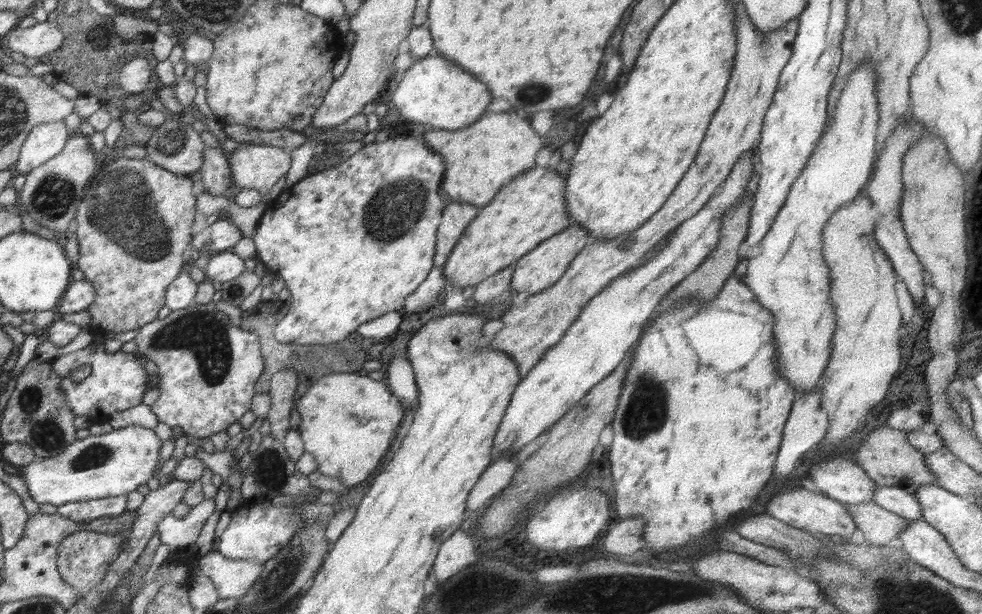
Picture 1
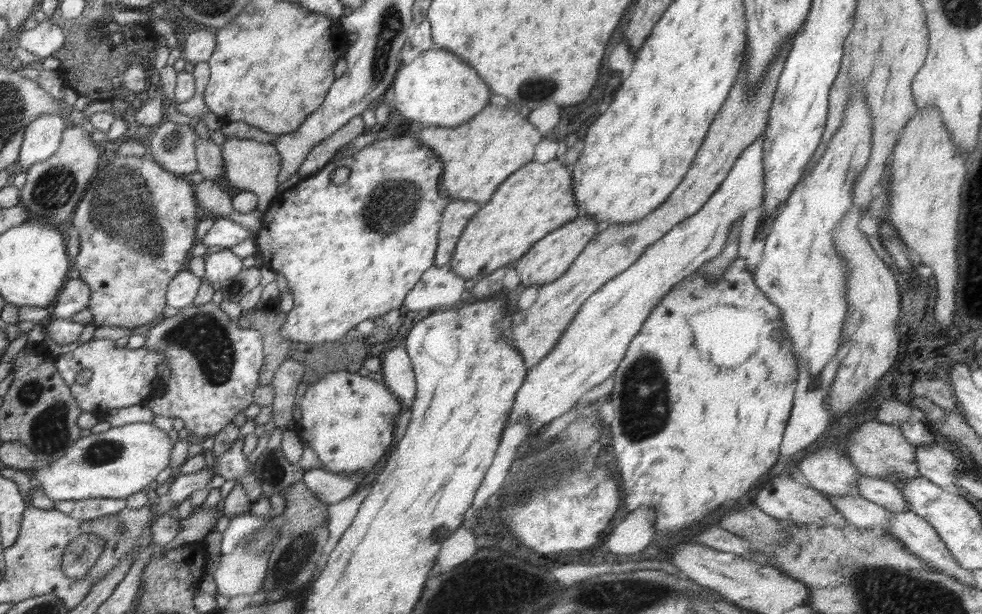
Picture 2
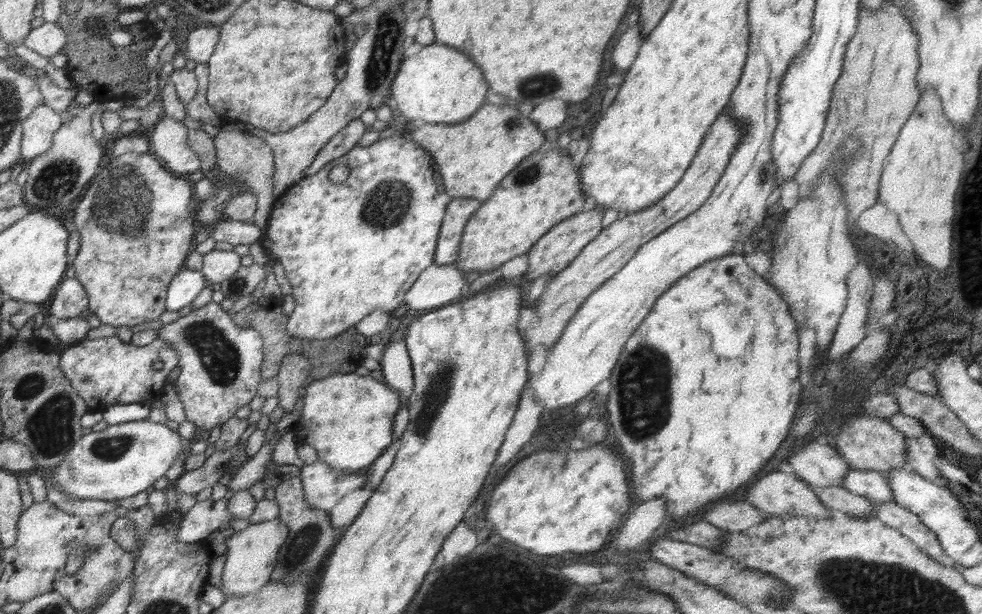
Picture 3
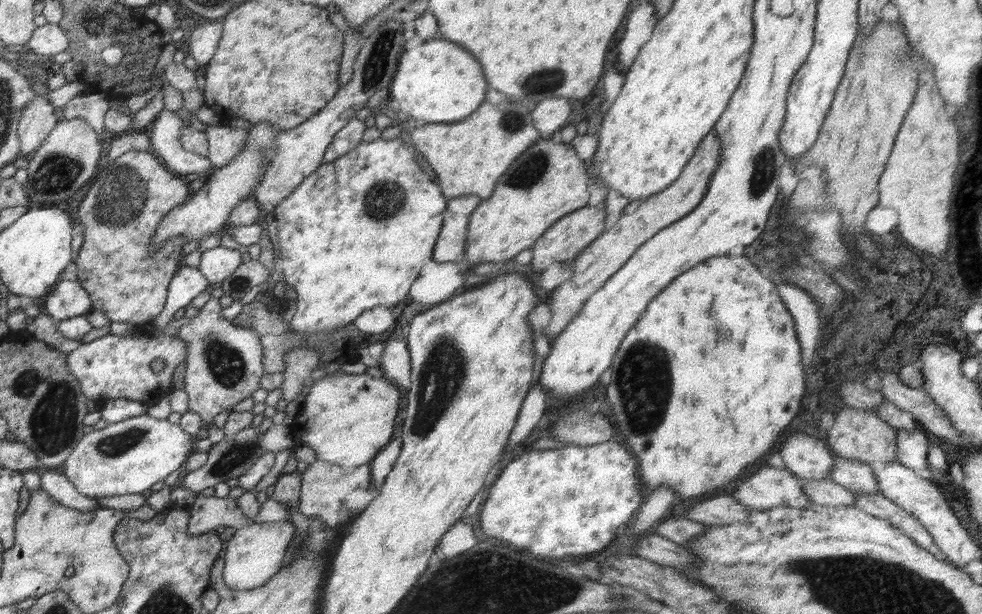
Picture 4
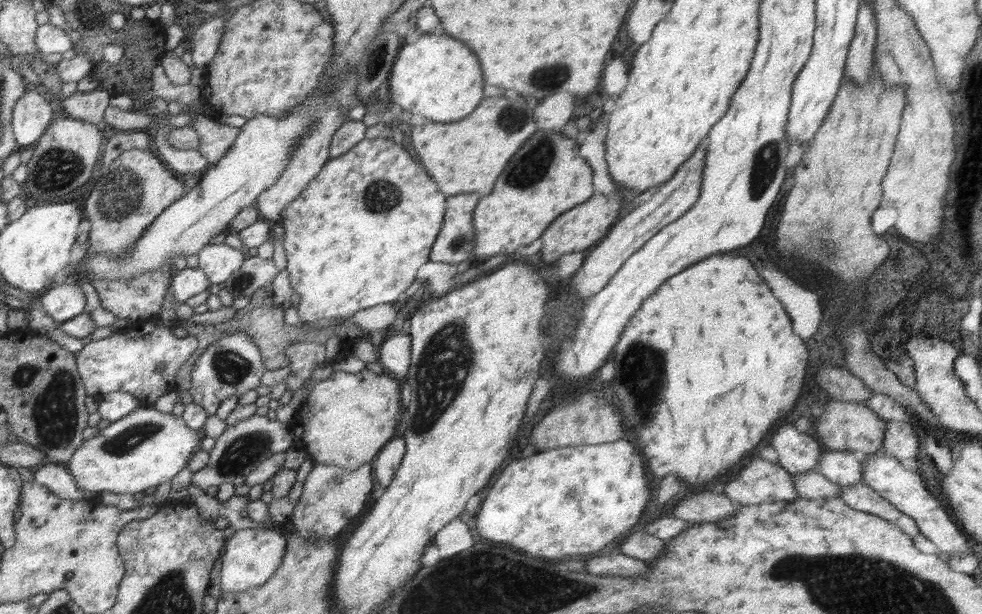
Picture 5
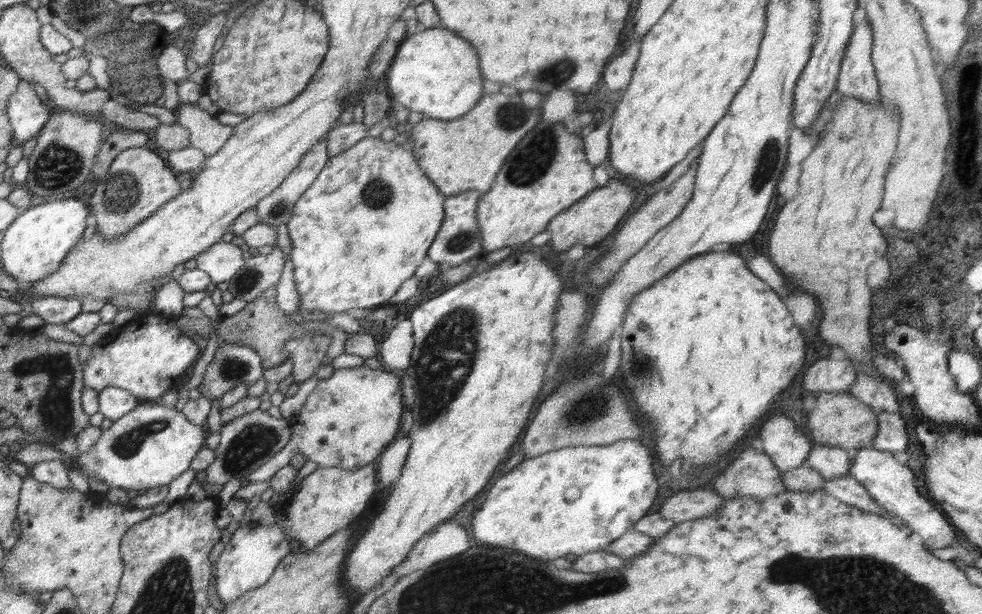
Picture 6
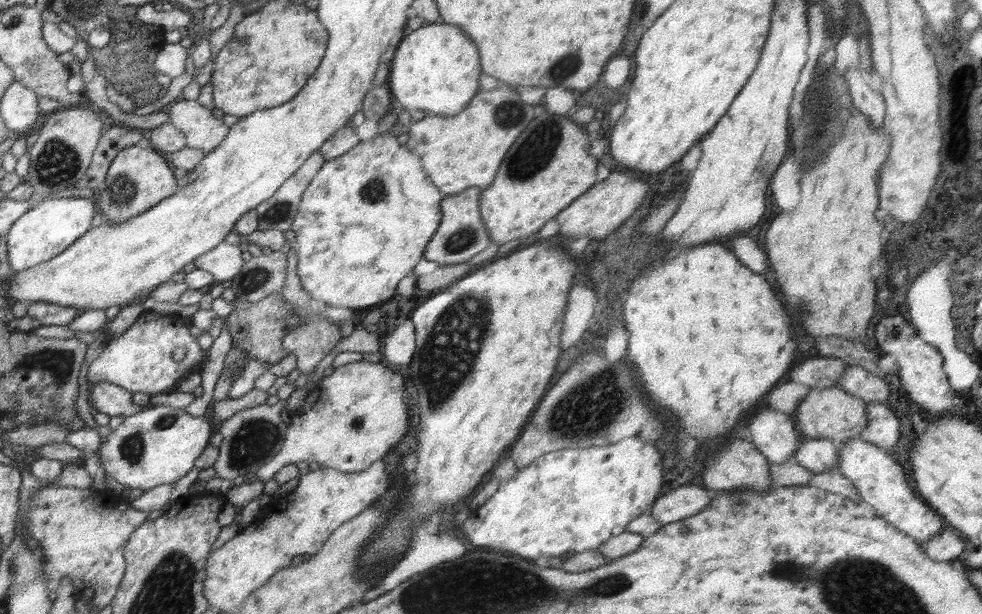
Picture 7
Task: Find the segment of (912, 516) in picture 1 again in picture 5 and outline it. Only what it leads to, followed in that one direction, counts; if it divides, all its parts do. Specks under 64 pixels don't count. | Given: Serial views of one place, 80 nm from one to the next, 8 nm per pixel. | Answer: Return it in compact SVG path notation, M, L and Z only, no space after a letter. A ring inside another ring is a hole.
M826 448L823 452L818 462L818 473L839 486L864 484L861 475L864 470L864 459L867 457L864 453L830 451Z

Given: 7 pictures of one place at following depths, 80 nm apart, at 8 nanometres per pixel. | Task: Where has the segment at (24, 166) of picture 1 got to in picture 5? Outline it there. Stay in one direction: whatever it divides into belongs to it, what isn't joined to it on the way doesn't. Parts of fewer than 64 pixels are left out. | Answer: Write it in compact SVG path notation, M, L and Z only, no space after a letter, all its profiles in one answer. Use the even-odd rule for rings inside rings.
M34 88L29 90L12 112L11 126L19 146L37 144L56 118L50 103Z

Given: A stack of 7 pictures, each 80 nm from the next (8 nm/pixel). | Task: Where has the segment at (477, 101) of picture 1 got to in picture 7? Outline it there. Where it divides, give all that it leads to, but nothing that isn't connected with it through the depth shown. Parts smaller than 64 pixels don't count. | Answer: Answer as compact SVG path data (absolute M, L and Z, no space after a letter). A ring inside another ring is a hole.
M424 24L404 37L392 60L388 85L392 99L411 112L430 110L444 116L458 115L476 97L480 60L476 44L458 28L448 24Z

